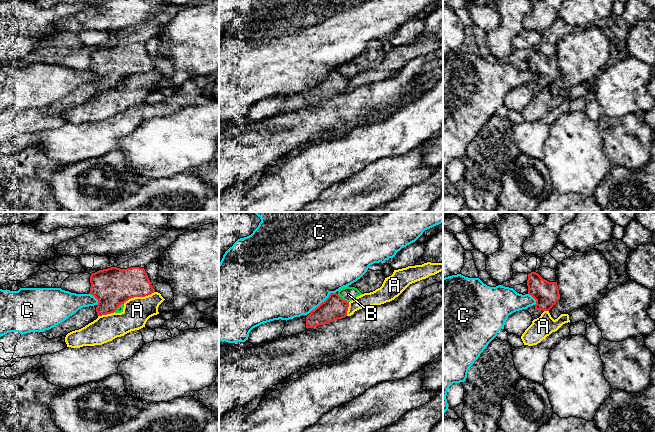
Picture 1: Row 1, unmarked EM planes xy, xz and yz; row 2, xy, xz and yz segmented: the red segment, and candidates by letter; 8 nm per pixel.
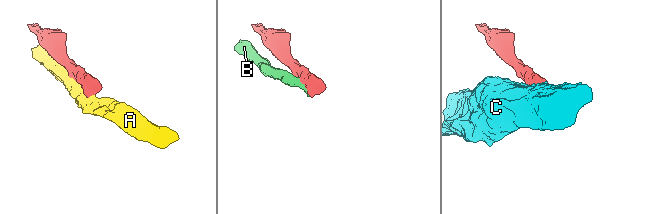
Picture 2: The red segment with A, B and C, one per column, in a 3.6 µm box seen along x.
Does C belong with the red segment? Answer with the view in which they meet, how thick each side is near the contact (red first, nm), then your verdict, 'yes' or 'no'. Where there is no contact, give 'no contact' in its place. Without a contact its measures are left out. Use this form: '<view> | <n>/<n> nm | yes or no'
xz | 190/500 nm | no

